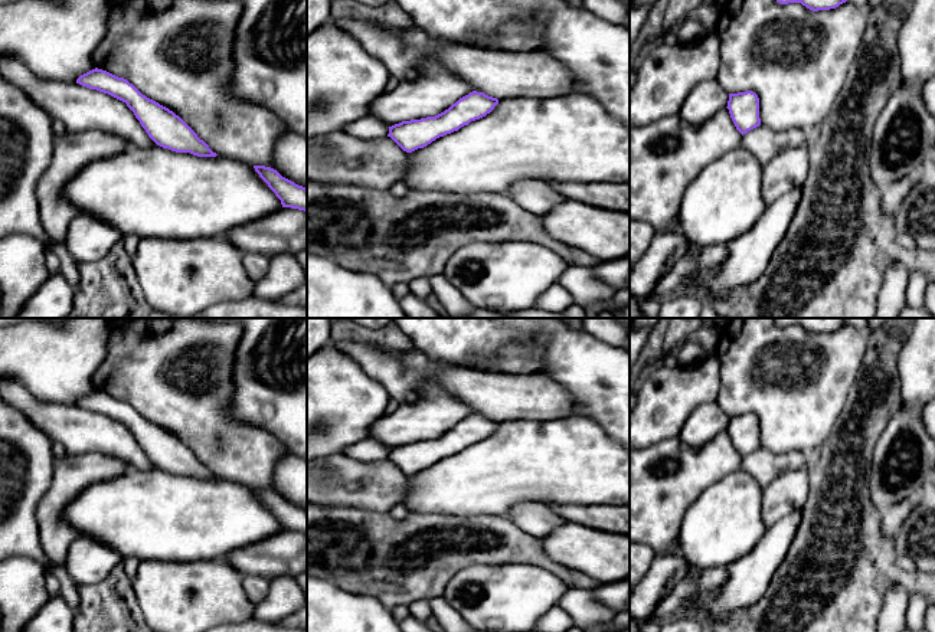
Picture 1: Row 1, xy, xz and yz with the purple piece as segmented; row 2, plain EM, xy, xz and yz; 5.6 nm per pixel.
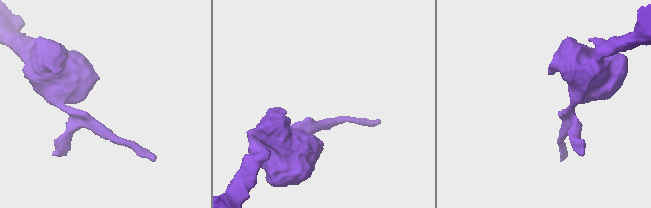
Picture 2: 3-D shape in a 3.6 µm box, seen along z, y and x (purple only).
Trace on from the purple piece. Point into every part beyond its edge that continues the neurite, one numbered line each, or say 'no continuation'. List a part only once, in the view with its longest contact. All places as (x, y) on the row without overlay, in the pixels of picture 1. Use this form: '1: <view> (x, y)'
no continuation

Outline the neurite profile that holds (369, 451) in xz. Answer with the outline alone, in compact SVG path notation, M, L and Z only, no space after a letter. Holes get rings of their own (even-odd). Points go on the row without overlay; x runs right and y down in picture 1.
M366 438L344 449L344 455L364 464L376 464L388 459L389 449L376 439Z

